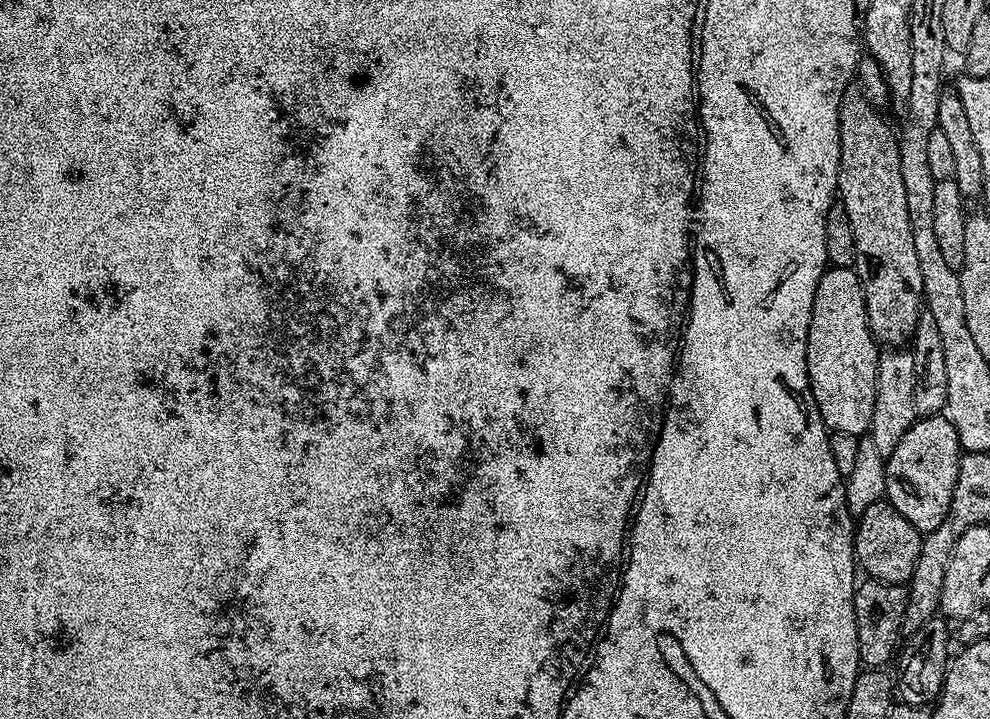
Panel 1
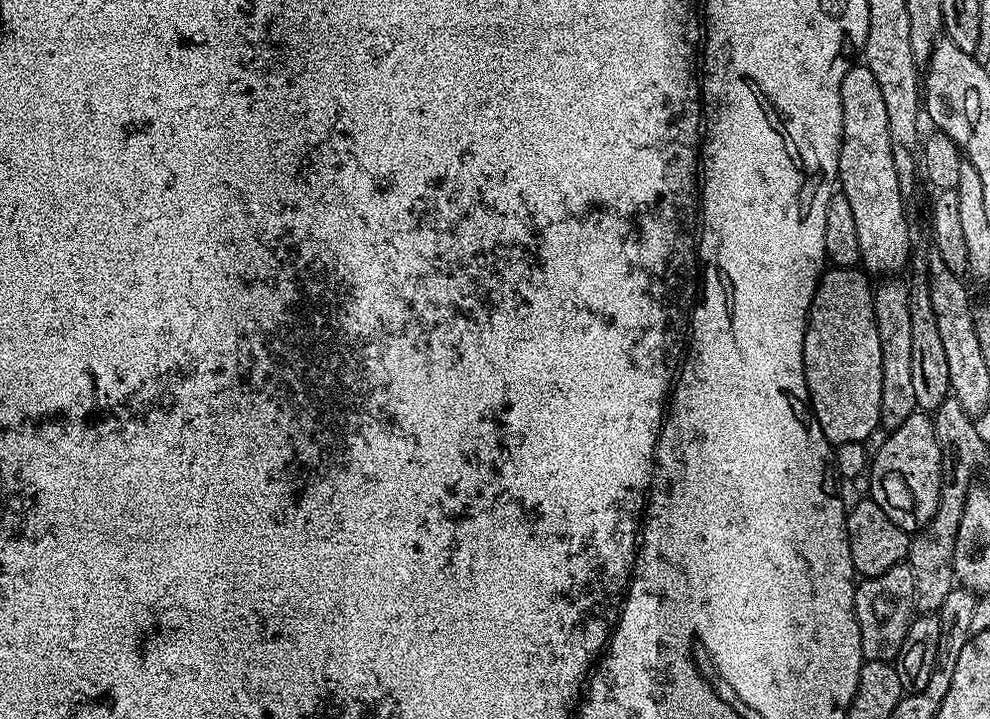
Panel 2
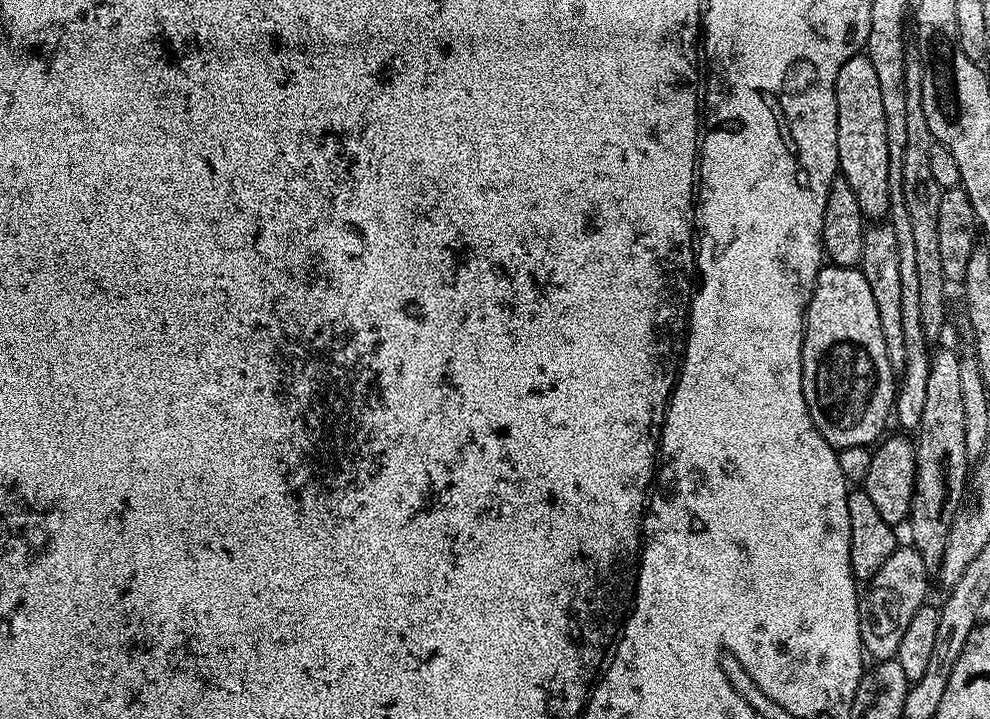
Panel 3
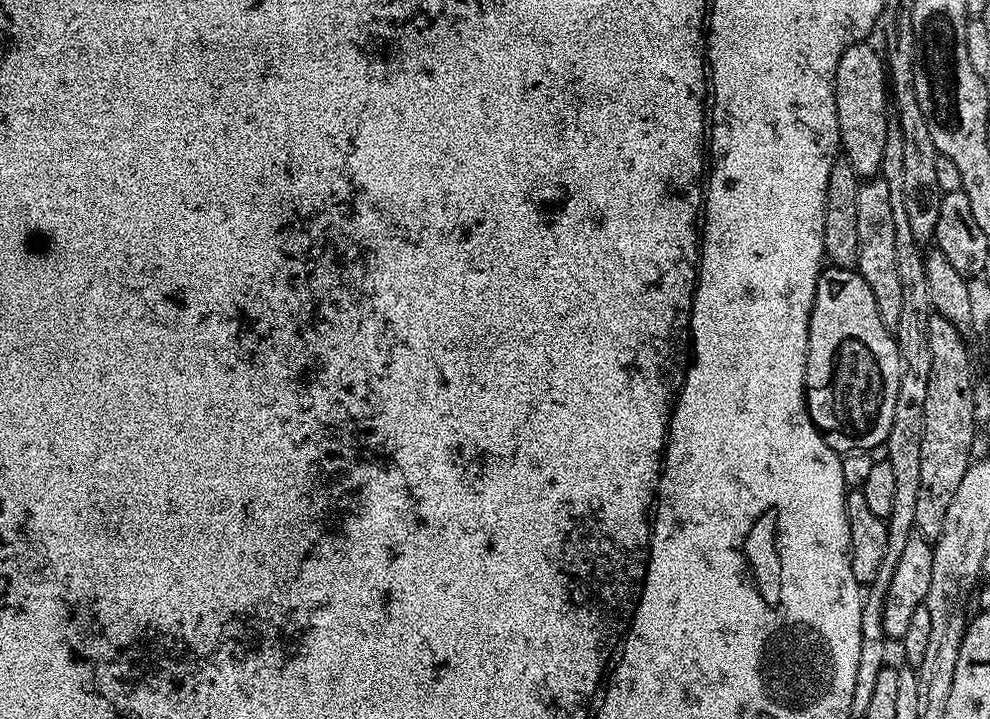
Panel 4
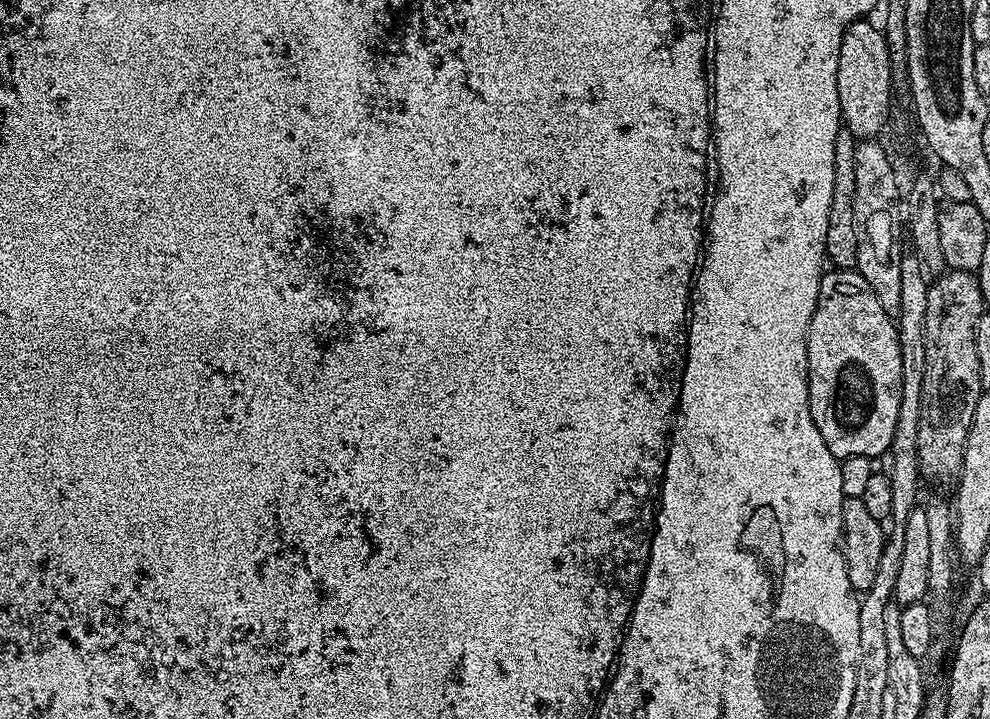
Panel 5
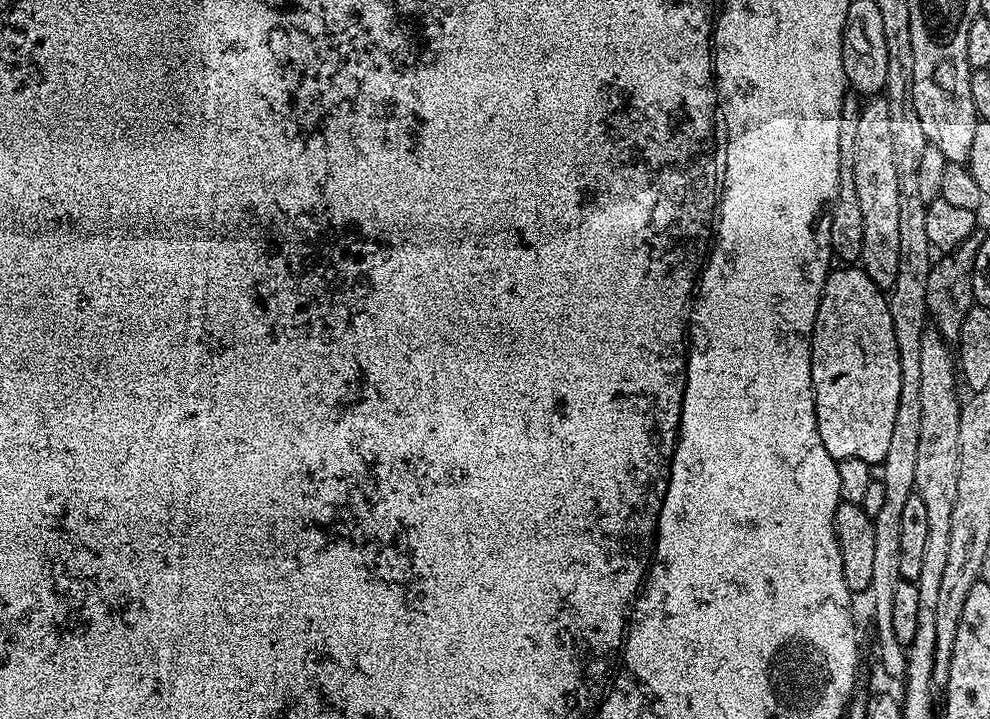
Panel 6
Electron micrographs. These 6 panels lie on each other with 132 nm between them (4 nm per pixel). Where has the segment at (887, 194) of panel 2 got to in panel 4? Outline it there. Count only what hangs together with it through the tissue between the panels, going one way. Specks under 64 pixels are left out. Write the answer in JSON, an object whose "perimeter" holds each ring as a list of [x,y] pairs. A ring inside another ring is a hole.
{"perimeter":[[[861,42],[850,46],[842,54],[836,71],[836,109],[840,127],[840,147],[843,159],[854,166],[861,178],[876,178],[886,150],[886,134],[890,123],[890,89],[886,64],[881,53],[871,48],[871,43]]]}

